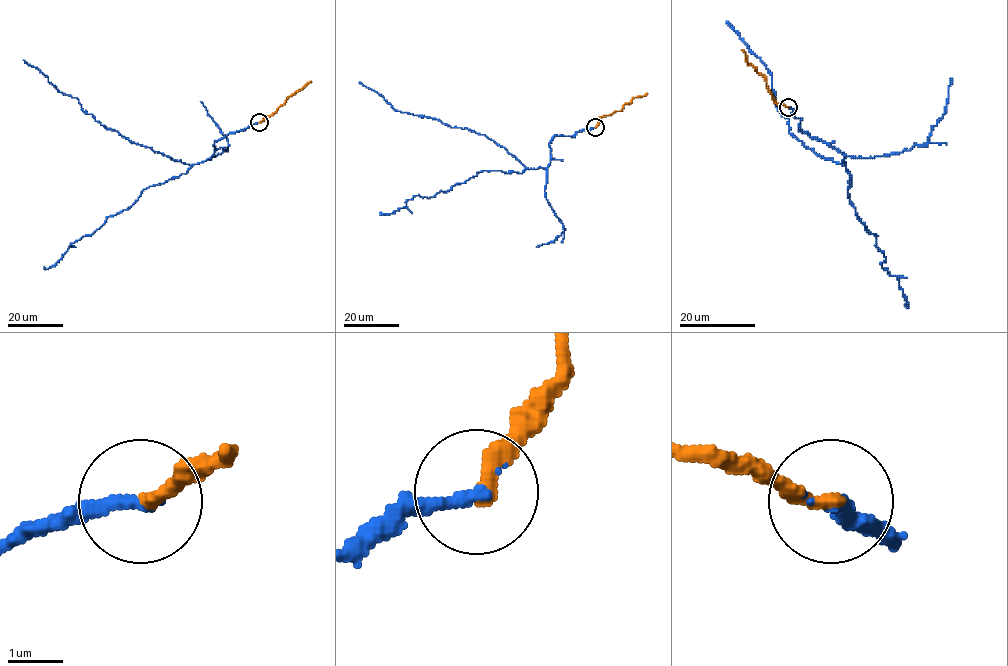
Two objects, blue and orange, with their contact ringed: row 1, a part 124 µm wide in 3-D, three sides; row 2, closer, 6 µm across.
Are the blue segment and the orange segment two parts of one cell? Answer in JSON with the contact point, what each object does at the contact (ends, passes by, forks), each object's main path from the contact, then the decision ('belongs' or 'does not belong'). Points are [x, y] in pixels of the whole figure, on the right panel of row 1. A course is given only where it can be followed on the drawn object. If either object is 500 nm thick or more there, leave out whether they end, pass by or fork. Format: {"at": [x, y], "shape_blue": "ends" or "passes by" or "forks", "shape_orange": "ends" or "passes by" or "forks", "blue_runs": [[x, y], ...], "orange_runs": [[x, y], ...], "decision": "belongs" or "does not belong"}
{"at": [788, 107], "shape_blue": "ends", "shape_orange": "ends", "blue_runs": [[788, 107], [802, 119], [800, 129], [844, 155], [844, 165], [789, 133], [770, 73], [727, 21]], "orange_runs": [[788, 107], [772, 98], [765, 79], [747, 62], [743, 49]], "decision": "belongs"}

